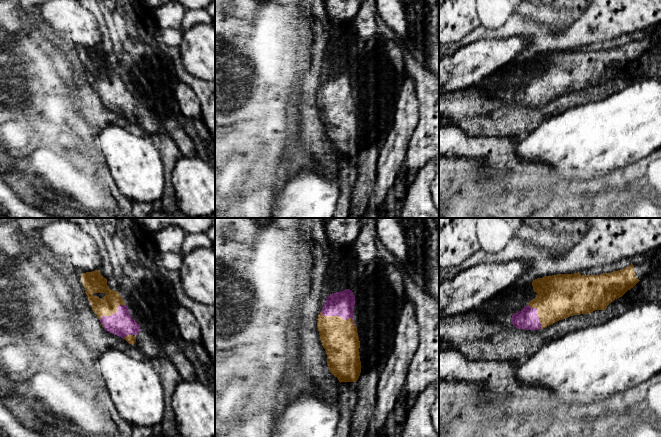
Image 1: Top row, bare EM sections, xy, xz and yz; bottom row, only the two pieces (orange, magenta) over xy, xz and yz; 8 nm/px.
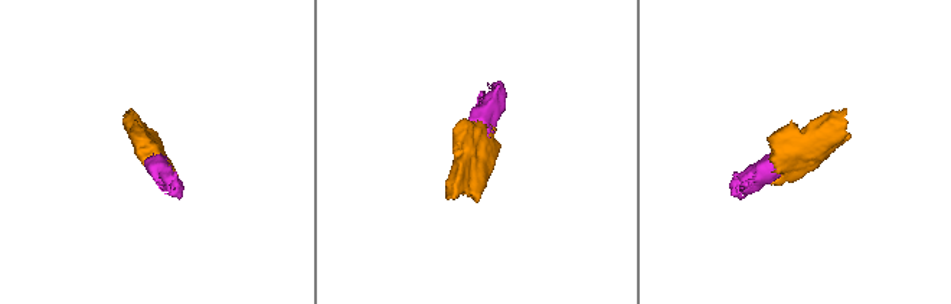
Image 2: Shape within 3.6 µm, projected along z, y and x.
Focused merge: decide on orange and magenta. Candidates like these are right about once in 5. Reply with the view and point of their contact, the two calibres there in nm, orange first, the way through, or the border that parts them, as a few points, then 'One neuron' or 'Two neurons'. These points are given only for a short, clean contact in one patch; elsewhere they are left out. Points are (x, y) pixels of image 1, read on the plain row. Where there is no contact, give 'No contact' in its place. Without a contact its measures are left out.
Touches orange at xz (339, 92). Thickness 300 nm (orange) against 200 nm. Path across: xz (339, 113), (339, 92), (339, 82), (341, 79). One neuron

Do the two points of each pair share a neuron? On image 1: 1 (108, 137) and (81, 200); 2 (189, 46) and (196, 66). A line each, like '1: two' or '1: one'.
1: one
2: one

